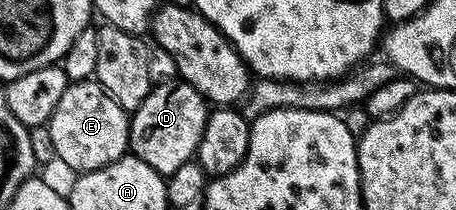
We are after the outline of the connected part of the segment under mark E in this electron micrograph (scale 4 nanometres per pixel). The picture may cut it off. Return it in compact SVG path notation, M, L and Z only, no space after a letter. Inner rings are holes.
M87 80L85 82L70 82L66 87L64 96L60 96L60 104L56 104L56 112L52 112L48 127L52 136L52 144L55 145L57 161L62 161L68 169L73 172L85 172L87 170L95 170L96 168L104 168L108 164L112 164L116 160L120 160L127 153L130 144L130 120L127 111L120 108L120 104L116 104L116 100L112 100L112 96L106 94L106 89L98 83L97 80Z

